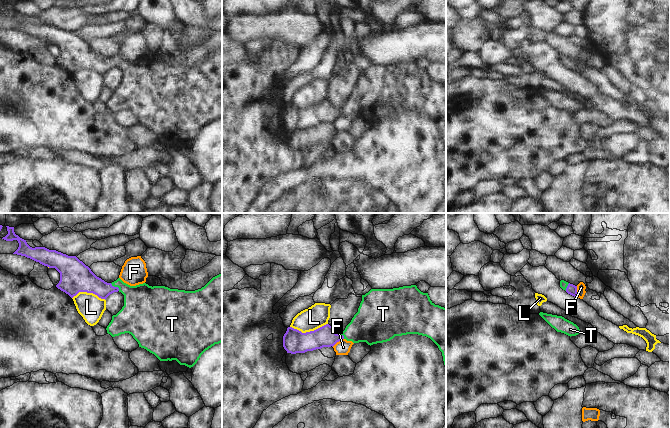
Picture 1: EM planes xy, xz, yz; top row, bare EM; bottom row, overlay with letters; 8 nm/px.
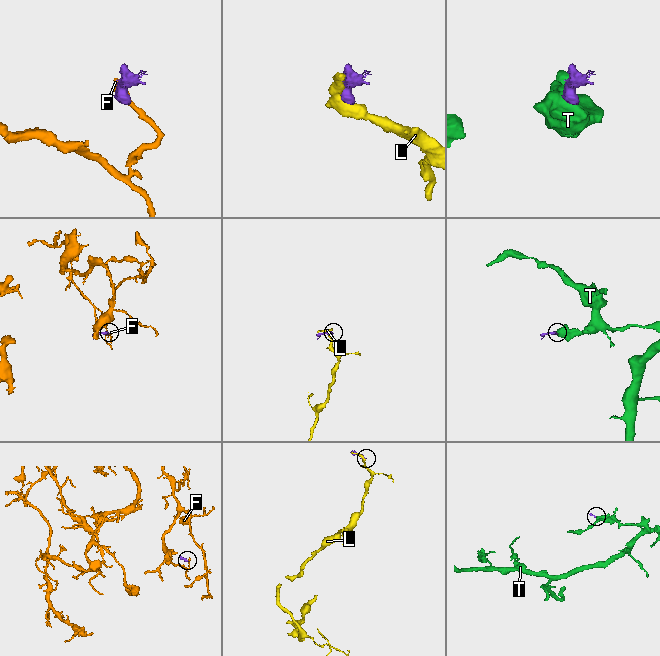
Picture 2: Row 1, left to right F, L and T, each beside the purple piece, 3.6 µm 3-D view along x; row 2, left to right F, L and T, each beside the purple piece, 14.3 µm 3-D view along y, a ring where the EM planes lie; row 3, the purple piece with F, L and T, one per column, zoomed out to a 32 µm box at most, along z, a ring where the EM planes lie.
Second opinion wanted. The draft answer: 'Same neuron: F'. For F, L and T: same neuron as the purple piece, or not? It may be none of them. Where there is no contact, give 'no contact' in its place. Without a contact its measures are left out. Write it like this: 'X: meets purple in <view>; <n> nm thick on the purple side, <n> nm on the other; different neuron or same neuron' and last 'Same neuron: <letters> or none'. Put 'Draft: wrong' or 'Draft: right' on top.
Draft: wrong
F: meets purple in xz; 170 nm thick on the purple side, 120 nm on the other; different neuron
L: meets purple in xz; 190 nm thick on the purple side, 190 nm on the other; different neuron
T: meets purple in xz; 170 nm thick on the purple side, 280 nm on the other; same neuron
Same neuron: T

